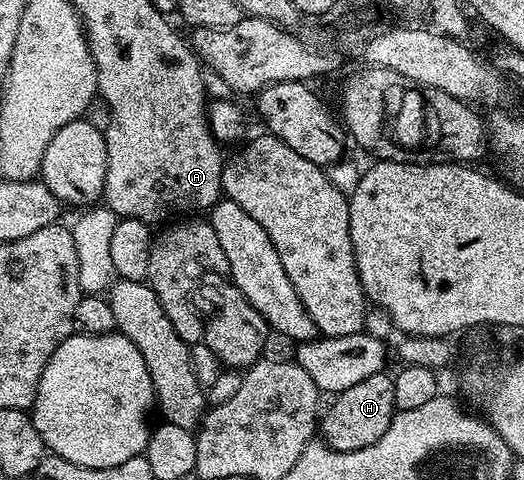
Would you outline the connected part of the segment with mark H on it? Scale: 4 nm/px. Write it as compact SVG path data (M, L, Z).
M384 371L377 375L369 375L369 379L365 379L362 383L356 383L353 387L334 394L332 401L335 402L328 409L326 406L321 417L323 444L329 449L361 451L383 438L397 412L393 399L394 382L394 376Z

